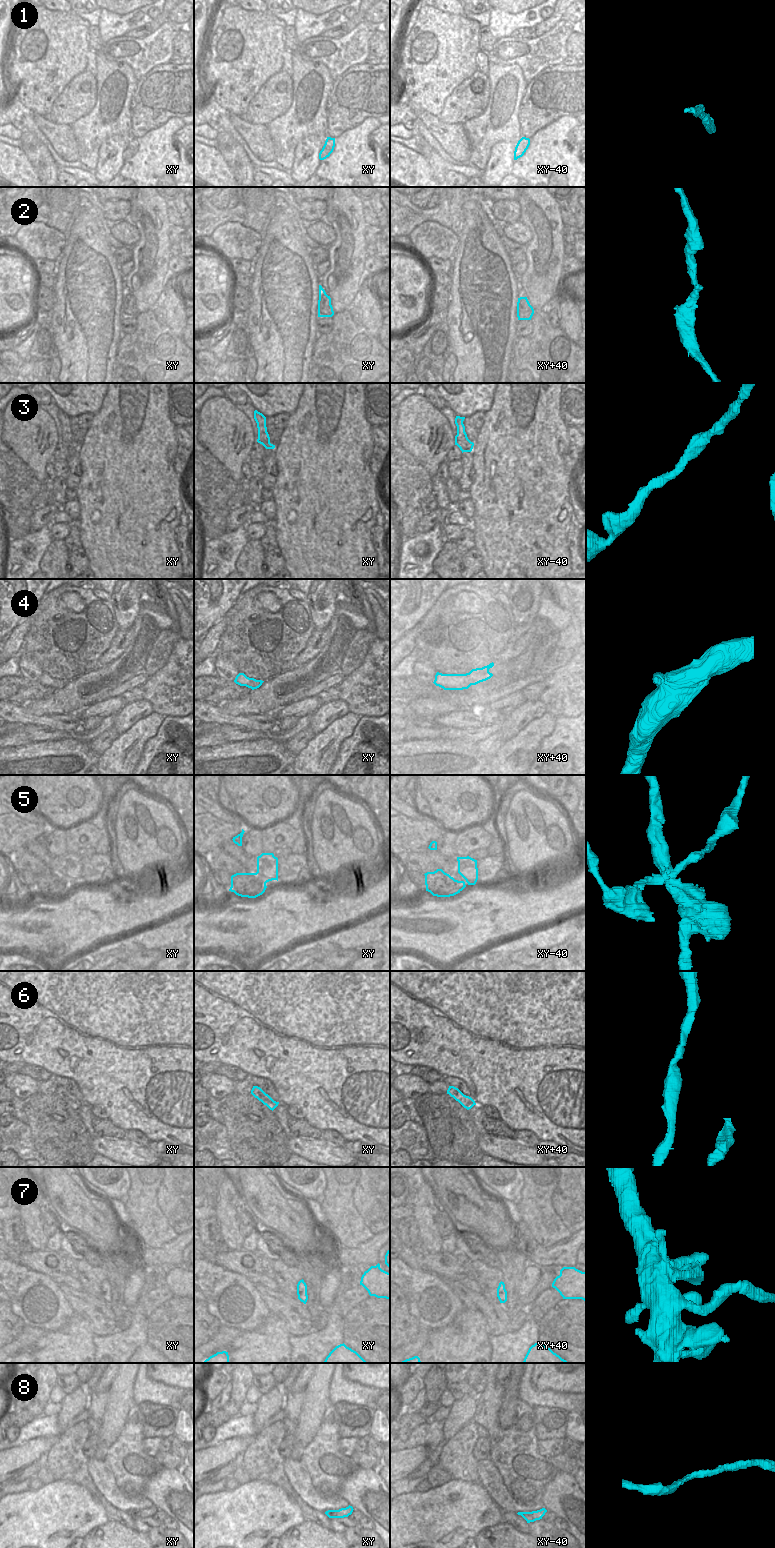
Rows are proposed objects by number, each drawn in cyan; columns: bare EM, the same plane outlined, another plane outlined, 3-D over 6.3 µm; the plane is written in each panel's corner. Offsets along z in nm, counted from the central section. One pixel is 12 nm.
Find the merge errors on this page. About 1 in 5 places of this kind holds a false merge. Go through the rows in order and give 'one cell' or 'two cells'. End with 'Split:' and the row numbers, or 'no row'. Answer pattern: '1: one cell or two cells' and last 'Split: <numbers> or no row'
1: one cell
2: one cell
3: one cell
4: one cell
5: two cells
6: one cell
7: one cell
8: one cell
Split: 5

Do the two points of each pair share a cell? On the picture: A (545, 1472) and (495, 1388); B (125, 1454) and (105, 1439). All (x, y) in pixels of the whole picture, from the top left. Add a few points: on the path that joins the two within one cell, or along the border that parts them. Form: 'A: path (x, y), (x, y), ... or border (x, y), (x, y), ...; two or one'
A: path (523, 1452), (516, 1452), (493, 1428), (492, 1411); one
B: border (125, 1423), (120, 1435), (108, 1449), (102, 1460); two

